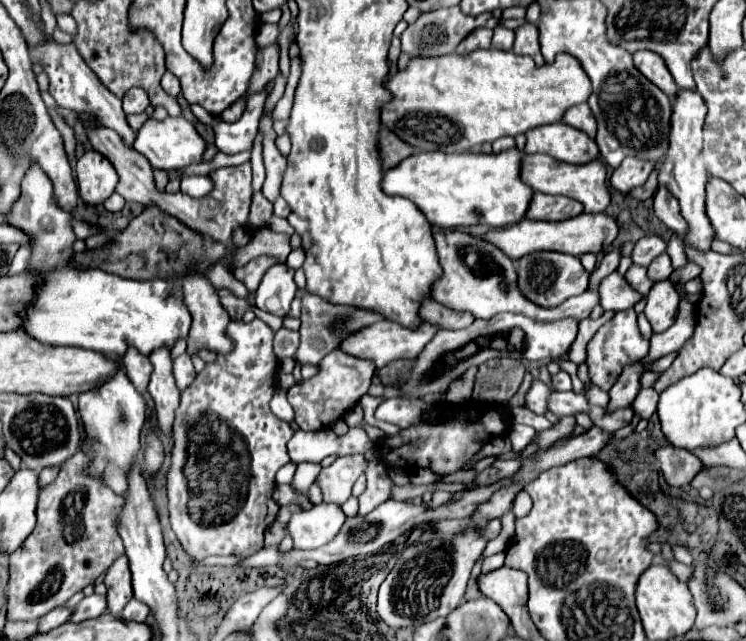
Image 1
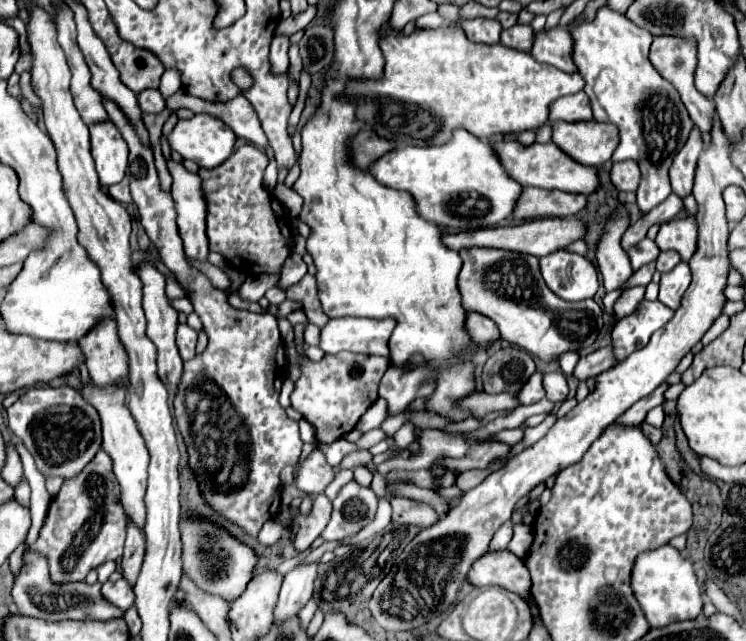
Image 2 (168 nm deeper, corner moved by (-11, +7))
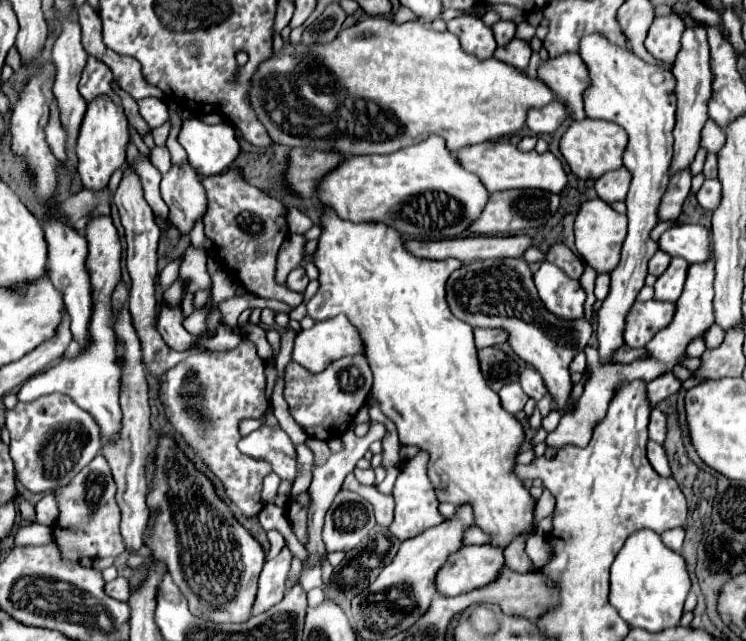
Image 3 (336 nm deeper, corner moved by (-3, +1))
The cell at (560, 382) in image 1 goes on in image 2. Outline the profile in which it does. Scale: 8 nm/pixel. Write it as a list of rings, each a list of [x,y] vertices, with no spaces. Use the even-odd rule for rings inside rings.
[[[604,346],[604,348],[600,348],[588,356],[582,356],[574,368],[574,376],[578,380],[586,380],[590,376],[596,376],[596,374],[608,370],[612,364],[614,364],[612,362],[612,350],[610,350],[610,346]]]

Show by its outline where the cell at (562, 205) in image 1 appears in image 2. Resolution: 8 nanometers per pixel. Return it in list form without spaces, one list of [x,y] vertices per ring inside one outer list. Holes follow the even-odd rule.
[[[524,188],[520,206],[516,206],[516,218],[542,218],[542,216],[574,216],[586,206],[584,194],[570,194],[562,190]]]

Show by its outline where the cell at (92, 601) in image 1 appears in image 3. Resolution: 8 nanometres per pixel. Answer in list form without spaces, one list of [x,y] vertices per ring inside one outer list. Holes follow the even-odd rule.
[[[122,576],[114,578],[112,582],[106,584],[106,594],[116,598],[116,600],[120,600],[120,602],[126,602],[128,596],[130,596],[130,584],[128,584],[128,580],[122,578]]]

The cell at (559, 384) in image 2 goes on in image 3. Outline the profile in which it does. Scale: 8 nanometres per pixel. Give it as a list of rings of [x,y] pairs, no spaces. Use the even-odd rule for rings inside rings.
[[[524,368],[524,370],[520,372],[520,376],[518,376],[518,382],[520,382],[522,390],[524,390],[530,398],[534,398],[536,402],[546,394],[544,380],[542,380],[542,376],[540,376],[534,368]]]

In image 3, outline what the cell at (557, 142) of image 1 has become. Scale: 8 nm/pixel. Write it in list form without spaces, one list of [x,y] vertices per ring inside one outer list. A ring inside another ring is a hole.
[[[586,118],[580,122],[572,122],[572,126],[566,130],[566,134],[560,140],[560,152],[566,158],[570,170],[578,178],[596,180],[610,170],[622,168],[622,154],[626,150],[626,144],[628,144],[628,134],[620,126],[616,126],[608,120]]]

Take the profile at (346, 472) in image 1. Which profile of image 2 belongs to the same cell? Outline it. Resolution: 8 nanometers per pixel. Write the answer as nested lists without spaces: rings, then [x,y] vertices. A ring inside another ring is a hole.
[[[314,450],[296,474],[296,488],[306,494],[322,494],[334,478],[334,468],[326,462],[322,450]]]

